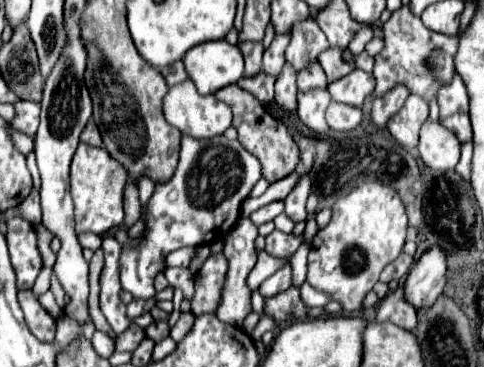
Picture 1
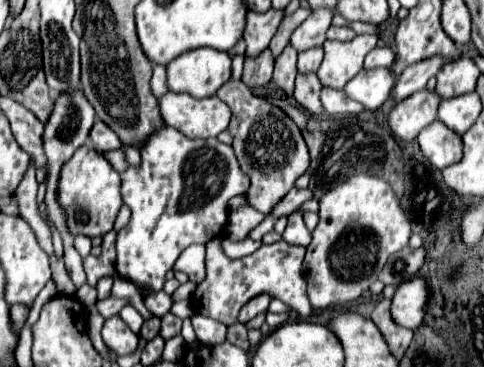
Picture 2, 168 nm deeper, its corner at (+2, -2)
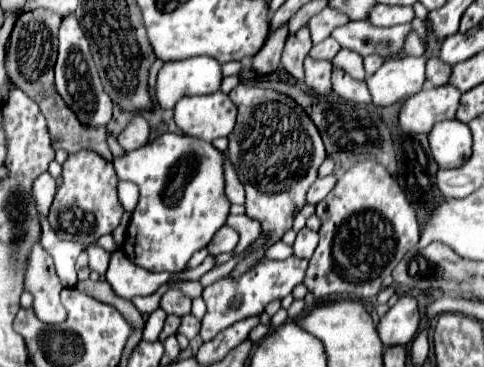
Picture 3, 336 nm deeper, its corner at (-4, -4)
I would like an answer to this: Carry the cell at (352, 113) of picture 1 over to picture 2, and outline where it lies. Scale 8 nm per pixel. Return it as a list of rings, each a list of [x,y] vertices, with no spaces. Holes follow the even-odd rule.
[[[322,90],[322,106],[326,110],[326,114],[336,116],[336,114],[360,114],[364,110],[364,106],[360,106],[358,102],[352,102],[350,98],[344,96],[342,90]]]

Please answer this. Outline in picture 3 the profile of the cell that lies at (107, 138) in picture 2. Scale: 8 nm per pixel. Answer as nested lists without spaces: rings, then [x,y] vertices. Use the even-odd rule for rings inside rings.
[[[134,114],[132,122],[124,128],[124,132],[118,136],[118,144],[128,152],[144,146],[150,136],[150,122],[142,114]]]

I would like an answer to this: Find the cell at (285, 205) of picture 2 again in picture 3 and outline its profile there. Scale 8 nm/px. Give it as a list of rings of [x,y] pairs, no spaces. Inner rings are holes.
[[[330,174],[330,176],[326,176],[326,178],[318,178],[318,180],[312,184],[310,192],[308,192],[308,204],[318,204],[320,200],[324,200],[334,186],[336,186],[336,176],[334,176],[334,174]]]

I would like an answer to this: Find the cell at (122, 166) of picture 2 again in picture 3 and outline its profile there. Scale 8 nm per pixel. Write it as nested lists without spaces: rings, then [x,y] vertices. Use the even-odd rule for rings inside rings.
[[[32,10],[18,18],[12,30],[10,38],[10,52],[6,56],[6,72],[12,78],[14,86],[24,90],[32,100],[40,106],[46,122],[48,132],[52,136],[52,148],[54,150],[66,150],[68,154],[78,150],[94,150],[96,154],[104,156],[106,160],[112,160],[112,154],[106,144],[106,128],[82,128],[78,124],[78,118],[70,108],[64,104],[64,100],[58,96],[54,86],[54,62],[58,56],[58,28],[60,28],[62,16],[58,16],[52,10]]]

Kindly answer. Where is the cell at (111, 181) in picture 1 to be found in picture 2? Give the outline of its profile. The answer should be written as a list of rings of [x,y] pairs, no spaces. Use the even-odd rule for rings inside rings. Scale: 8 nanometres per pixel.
[[[80,146],[60,172],[60,204],[68,210],[68,220],[74,234],[88,238],[104,236],[112,230],[114,218],[122,206],[120,174],[110,166],[104,154],[92,150],[92,146]]]

